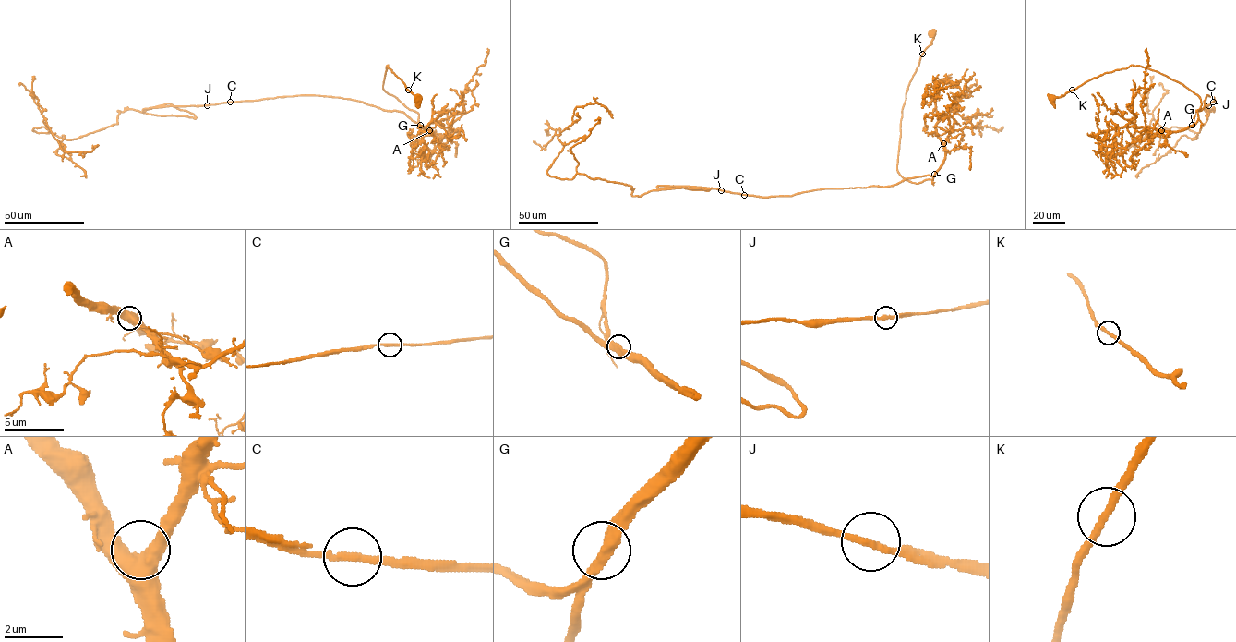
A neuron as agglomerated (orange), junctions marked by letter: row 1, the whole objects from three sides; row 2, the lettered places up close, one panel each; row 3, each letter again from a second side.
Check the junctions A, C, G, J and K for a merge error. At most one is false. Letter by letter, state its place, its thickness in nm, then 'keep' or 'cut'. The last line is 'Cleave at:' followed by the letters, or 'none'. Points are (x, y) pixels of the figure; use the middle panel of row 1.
A: place (943, 143); calibre 480 nm; keep
C: place (744, 195); calibre 240 nm; keep
G: place (934, 174); calibre 480 nm; keep
J: place (721, 190); calibre 240 nm; keep
K: place (922, 54); calibre 260 nm; keep
Cleave at: none

